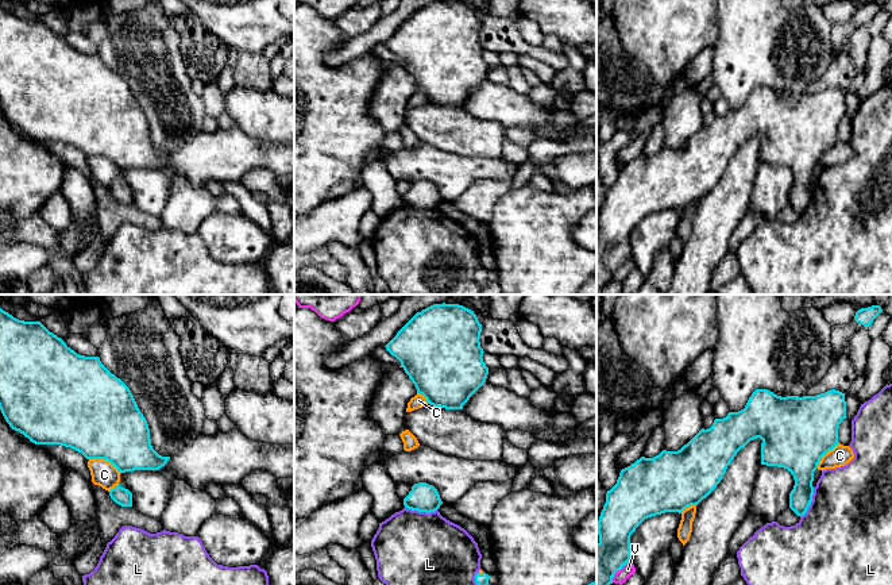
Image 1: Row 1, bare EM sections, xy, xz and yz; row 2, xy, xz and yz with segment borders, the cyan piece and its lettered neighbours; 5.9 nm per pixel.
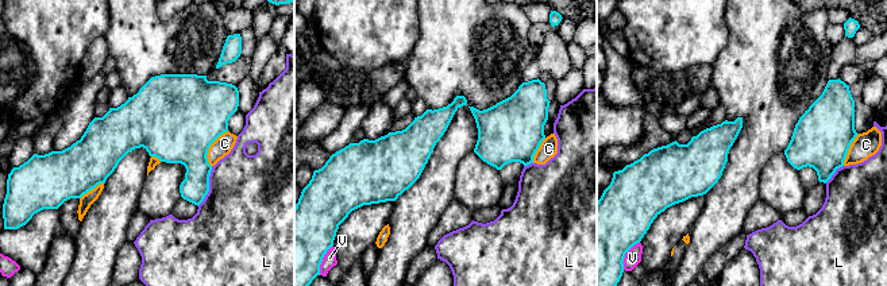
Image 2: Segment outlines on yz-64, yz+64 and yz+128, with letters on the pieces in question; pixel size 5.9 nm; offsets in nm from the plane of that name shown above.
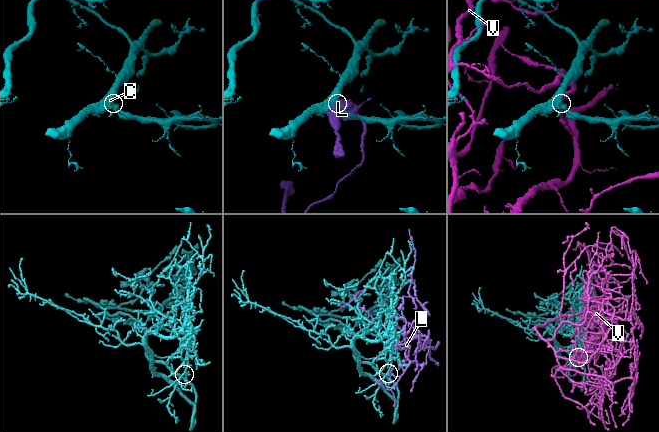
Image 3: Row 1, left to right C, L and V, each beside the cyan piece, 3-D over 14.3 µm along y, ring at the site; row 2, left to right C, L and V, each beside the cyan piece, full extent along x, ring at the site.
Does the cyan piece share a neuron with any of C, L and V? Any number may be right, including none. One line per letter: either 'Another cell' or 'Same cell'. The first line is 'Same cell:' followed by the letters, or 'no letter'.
Same cell: C
C: Same cell
L: Another cell
V: Another cell

